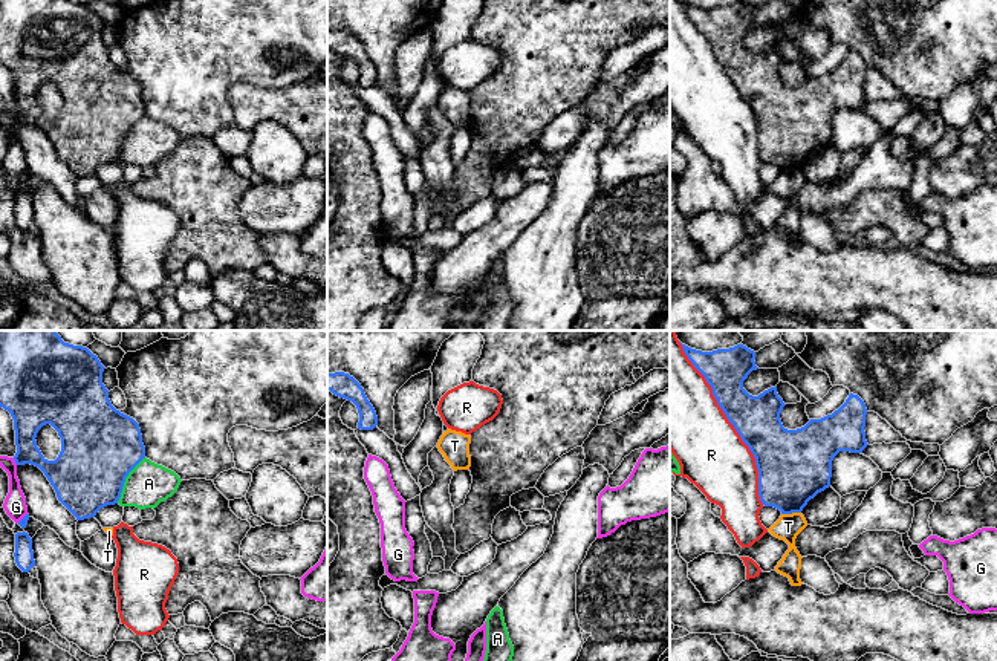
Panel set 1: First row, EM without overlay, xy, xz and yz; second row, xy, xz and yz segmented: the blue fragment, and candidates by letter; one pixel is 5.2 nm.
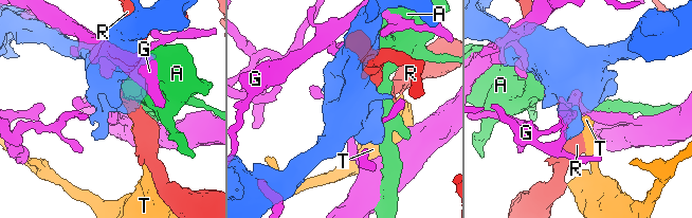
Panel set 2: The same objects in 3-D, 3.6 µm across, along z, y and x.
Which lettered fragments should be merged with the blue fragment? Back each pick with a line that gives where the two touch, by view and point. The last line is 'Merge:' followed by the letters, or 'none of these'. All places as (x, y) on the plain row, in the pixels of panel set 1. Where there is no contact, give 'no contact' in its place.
Merge: none of these

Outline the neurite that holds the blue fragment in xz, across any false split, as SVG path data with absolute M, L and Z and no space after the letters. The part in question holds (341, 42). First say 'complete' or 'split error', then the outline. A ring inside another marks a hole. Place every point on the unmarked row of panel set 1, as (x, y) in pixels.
complete; M344 29L327 31L327 47L333 52L352 58L359 70L358 86L373 87L378 83L378 73L367 57L361 41Z

